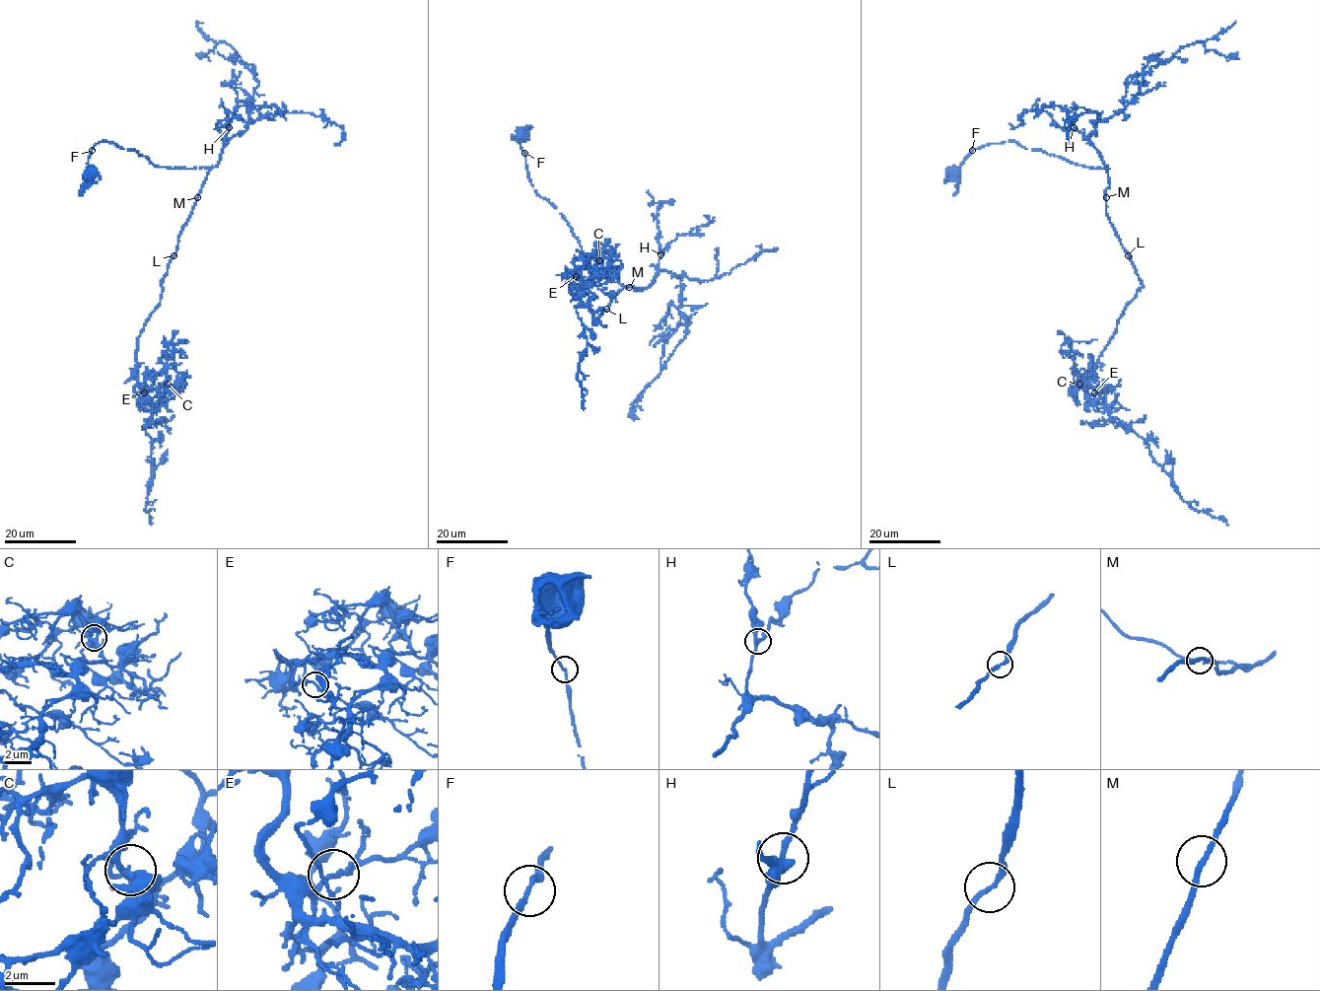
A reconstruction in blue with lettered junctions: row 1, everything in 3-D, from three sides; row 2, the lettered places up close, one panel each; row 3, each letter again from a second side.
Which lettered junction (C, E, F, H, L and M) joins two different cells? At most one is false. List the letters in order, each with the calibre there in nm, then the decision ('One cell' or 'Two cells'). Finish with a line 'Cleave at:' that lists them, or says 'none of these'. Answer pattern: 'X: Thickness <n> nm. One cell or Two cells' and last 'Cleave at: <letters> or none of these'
C: Thickness 240 nm. One cell
E: Thickness 200 nm. One cell
F: Thickness 200 nm. One cell
H: Thickness 200 nm. One cell
L: Thickness 200 nm. One cell
M: Thickness 240 nm. One cell
Cleave at: none of these

